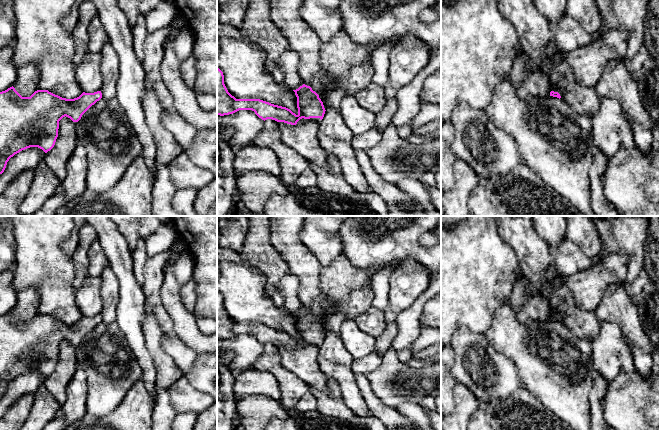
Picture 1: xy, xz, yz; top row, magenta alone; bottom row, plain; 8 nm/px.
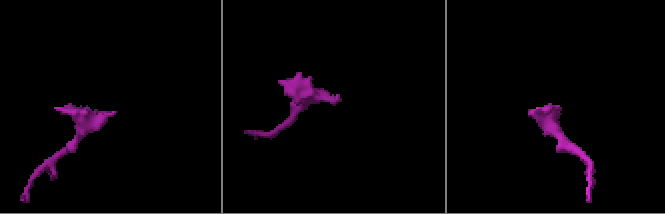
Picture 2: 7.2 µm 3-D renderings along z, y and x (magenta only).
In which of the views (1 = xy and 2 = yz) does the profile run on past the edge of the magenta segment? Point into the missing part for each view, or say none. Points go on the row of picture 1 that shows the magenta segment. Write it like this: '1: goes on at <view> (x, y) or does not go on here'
1: does not go on here
2: goes on at yz (535, 84)

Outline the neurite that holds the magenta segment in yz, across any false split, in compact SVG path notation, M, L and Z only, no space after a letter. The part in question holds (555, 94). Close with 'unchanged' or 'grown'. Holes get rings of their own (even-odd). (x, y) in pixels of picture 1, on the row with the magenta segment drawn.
M527 58L525 59L525 68L527 75L524 81L519 85L513 86L519 98L525 99L530 96L543 98L549 95L561 98L558 92L550 90L548 78L536 69L534 64Z; grown

